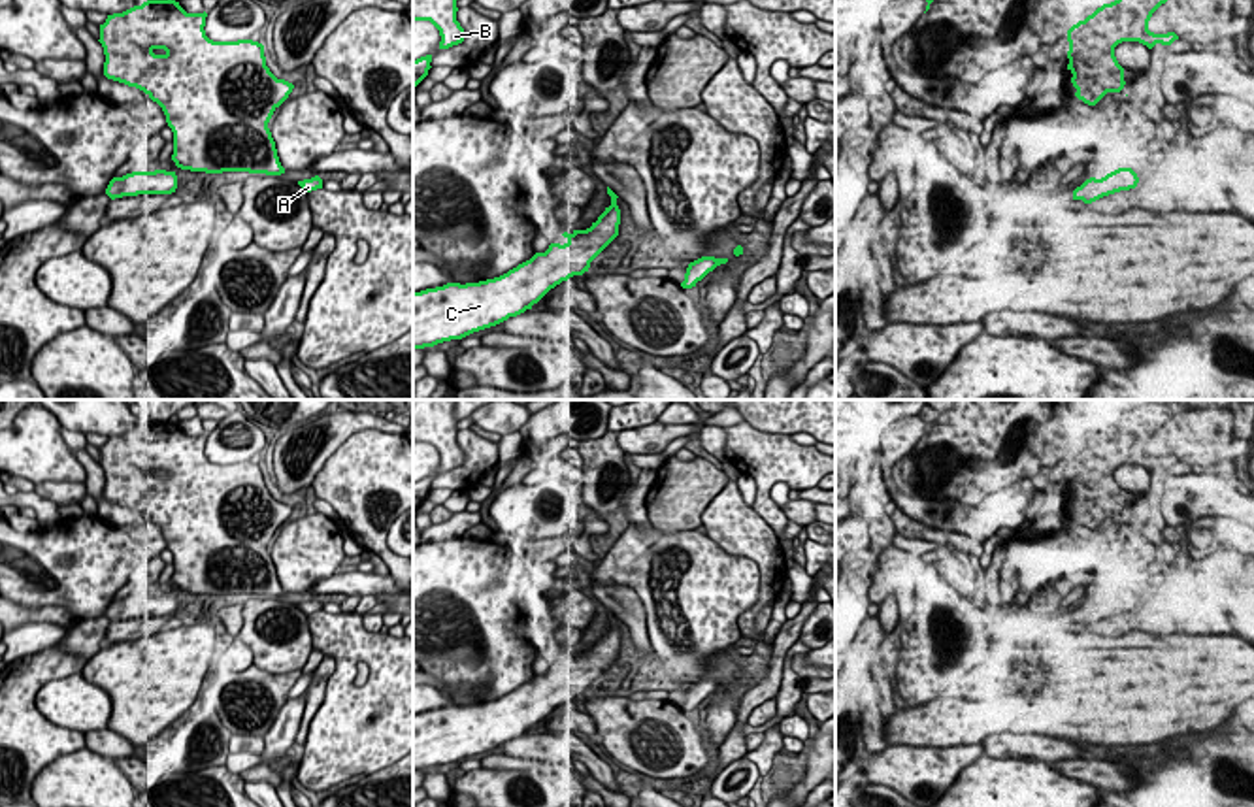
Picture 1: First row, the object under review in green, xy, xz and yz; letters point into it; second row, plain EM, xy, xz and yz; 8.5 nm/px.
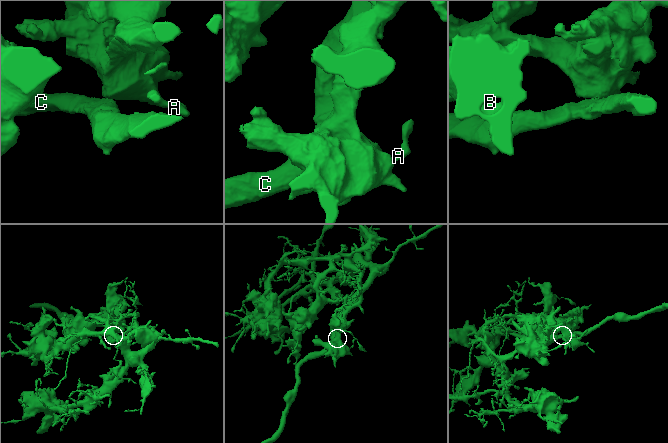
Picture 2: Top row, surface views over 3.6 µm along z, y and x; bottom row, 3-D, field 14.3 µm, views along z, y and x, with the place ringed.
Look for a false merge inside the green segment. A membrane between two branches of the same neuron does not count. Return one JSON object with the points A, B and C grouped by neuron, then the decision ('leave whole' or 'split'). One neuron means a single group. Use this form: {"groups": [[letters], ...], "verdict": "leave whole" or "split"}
{"groups": [["A", "B", "C"]], "verdict": "leave whole"}

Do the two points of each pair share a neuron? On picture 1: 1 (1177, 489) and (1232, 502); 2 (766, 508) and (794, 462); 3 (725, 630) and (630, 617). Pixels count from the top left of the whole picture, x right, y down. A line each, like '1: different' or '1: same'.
1: same
2: same
3: different

